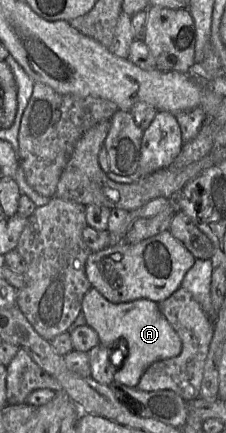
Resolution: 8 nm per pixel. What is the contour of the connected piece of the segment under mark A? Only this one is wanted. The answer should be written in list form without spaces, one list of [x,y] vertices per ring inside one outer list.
[[[91,288],[82,300],[82,310],[86,325],[95,330],[100,344],[105,347],[127,347],[122,365],[114,374],[114,382],[136,387],[147,368],[156,361],[176,357],[182,343],[161,313],[158,303],[149,299],[138,299],[126,303],[112,303],[95,288]]]

